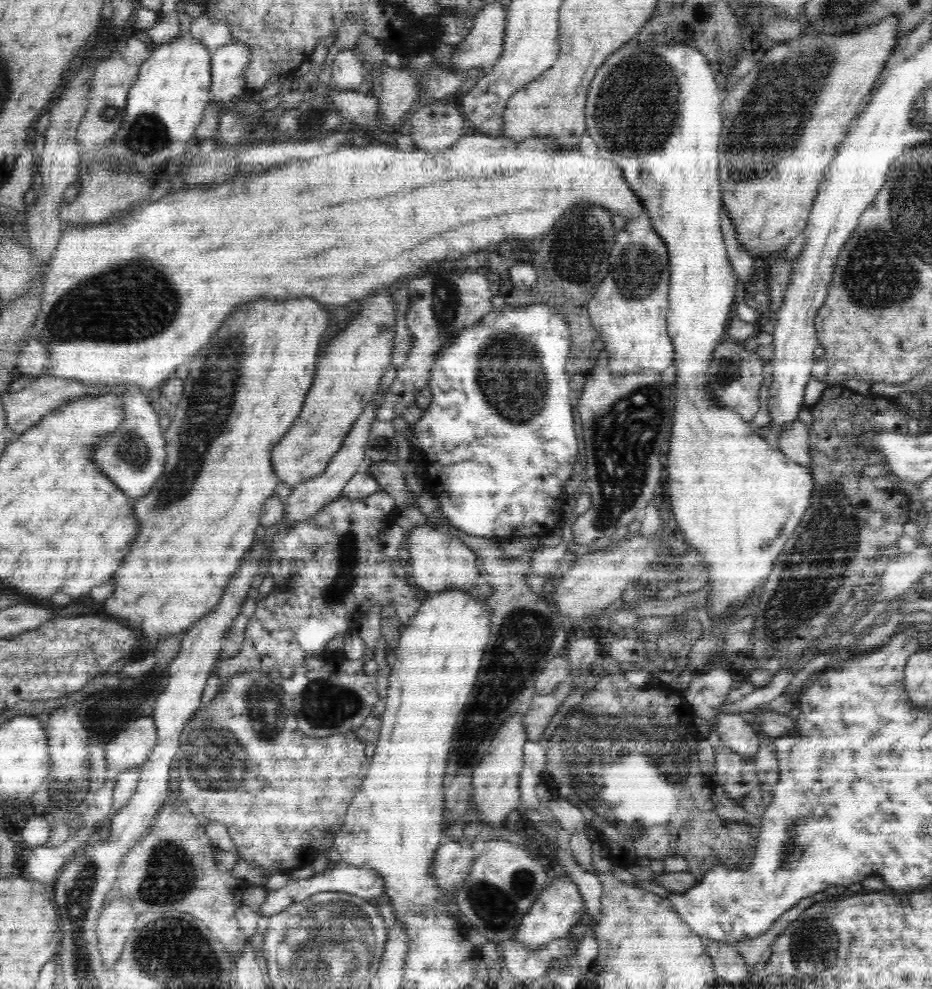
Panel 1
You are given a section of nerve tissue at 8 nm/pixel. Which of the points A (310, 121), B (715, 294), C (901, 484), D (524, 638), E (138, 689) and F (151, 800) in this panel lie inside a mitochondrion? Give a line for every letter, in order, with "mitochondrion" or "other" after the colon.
A: mitochondrion
B: other
C: other
D: mitochondrion
E: mitochondrion
F: other

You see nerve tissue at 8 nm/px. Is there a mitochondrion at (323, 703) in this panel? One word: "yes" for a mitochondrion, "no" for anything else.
yes

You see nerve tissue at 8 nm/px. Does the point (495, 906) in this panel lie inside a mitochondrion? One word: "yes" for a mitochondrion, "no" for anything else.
yes

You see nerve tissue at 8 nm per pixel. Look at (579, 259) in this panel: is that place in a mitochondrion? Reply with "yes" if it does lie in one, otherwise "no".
yes

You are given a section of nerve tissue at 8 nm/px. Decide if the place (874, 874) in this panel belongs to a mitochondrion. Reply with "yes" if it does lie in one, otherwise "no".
no

